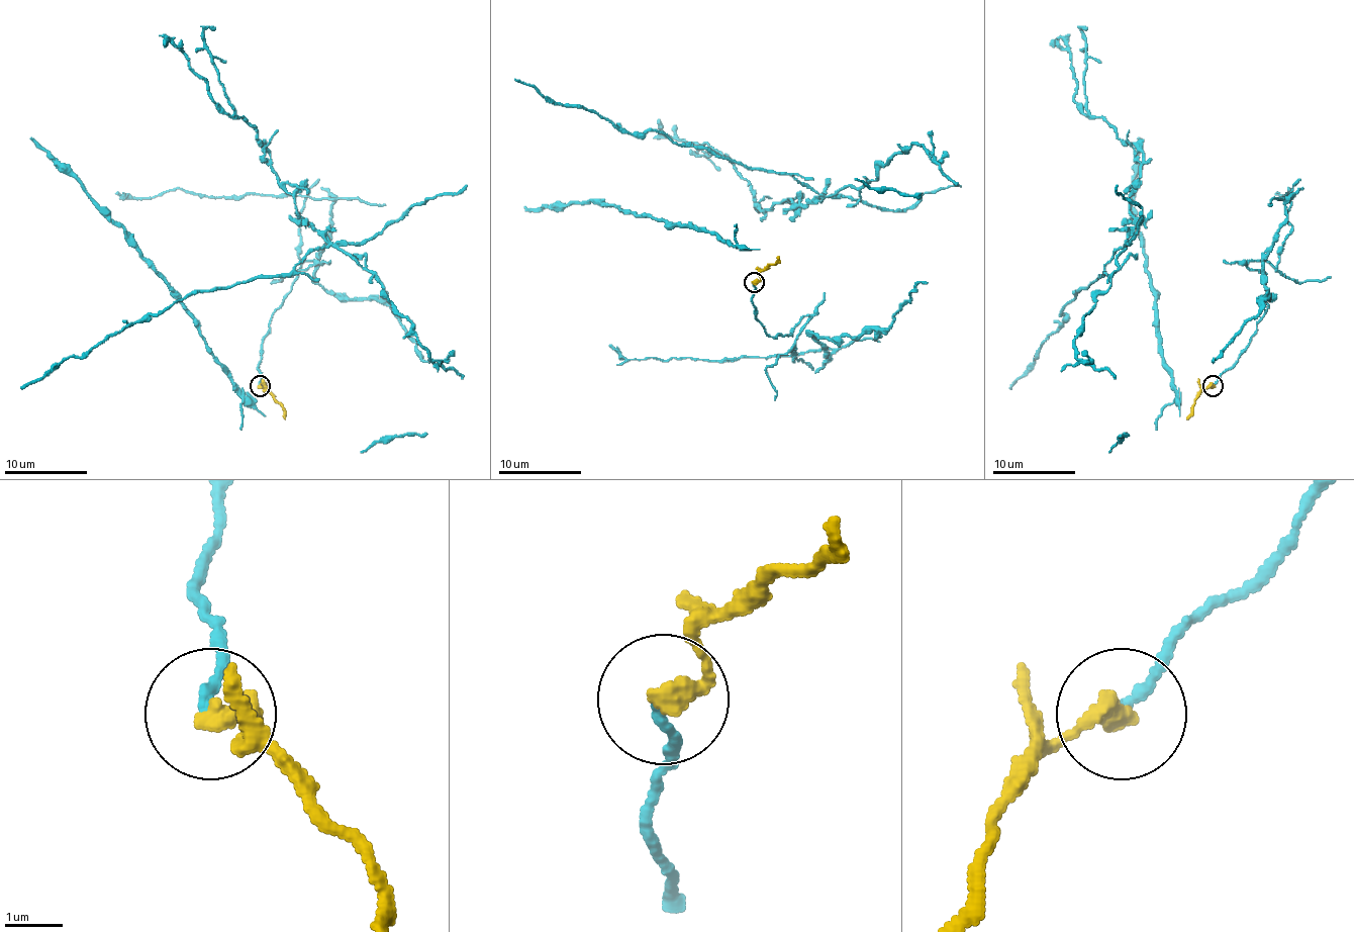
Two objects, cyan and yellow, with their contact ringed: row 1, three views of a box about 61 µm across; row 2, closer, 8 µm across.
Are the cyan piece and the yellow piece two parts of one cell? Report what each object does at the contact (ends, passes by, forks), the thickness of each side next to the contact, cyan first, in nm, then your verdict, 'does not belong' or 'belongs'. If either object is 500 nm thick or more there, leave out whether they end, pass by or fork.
cyan ends | yellow ends | 170/400 nm | does not belong

